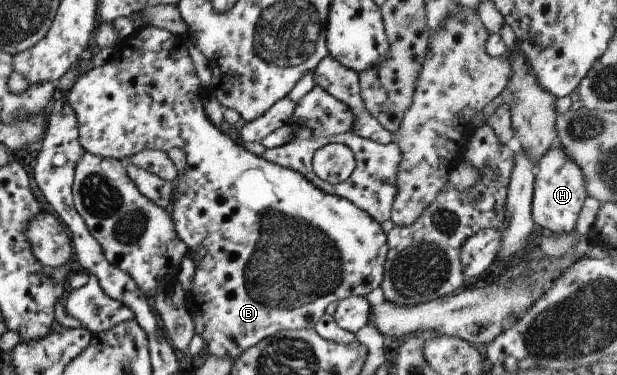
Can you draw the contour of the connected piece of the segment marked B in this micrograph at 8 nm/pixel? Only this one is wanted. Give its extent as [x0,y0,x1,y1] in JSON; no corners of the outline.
[65,27,388,358]

